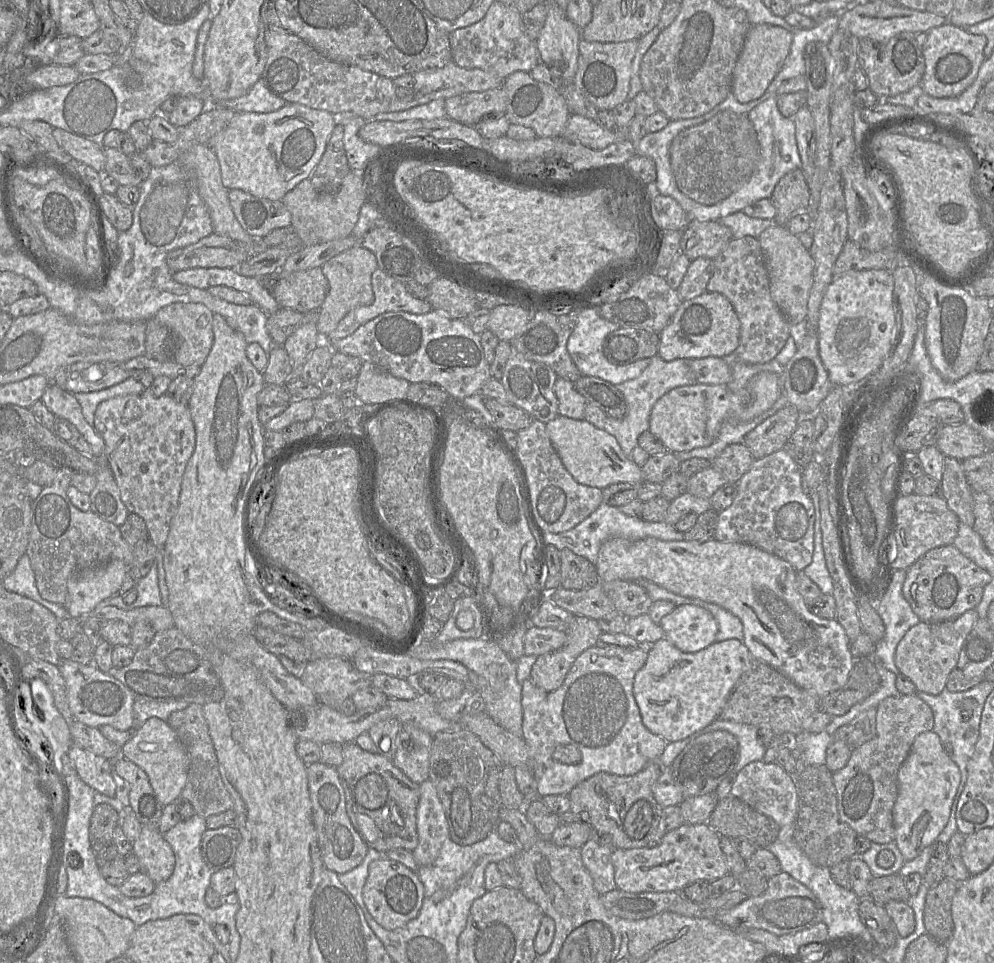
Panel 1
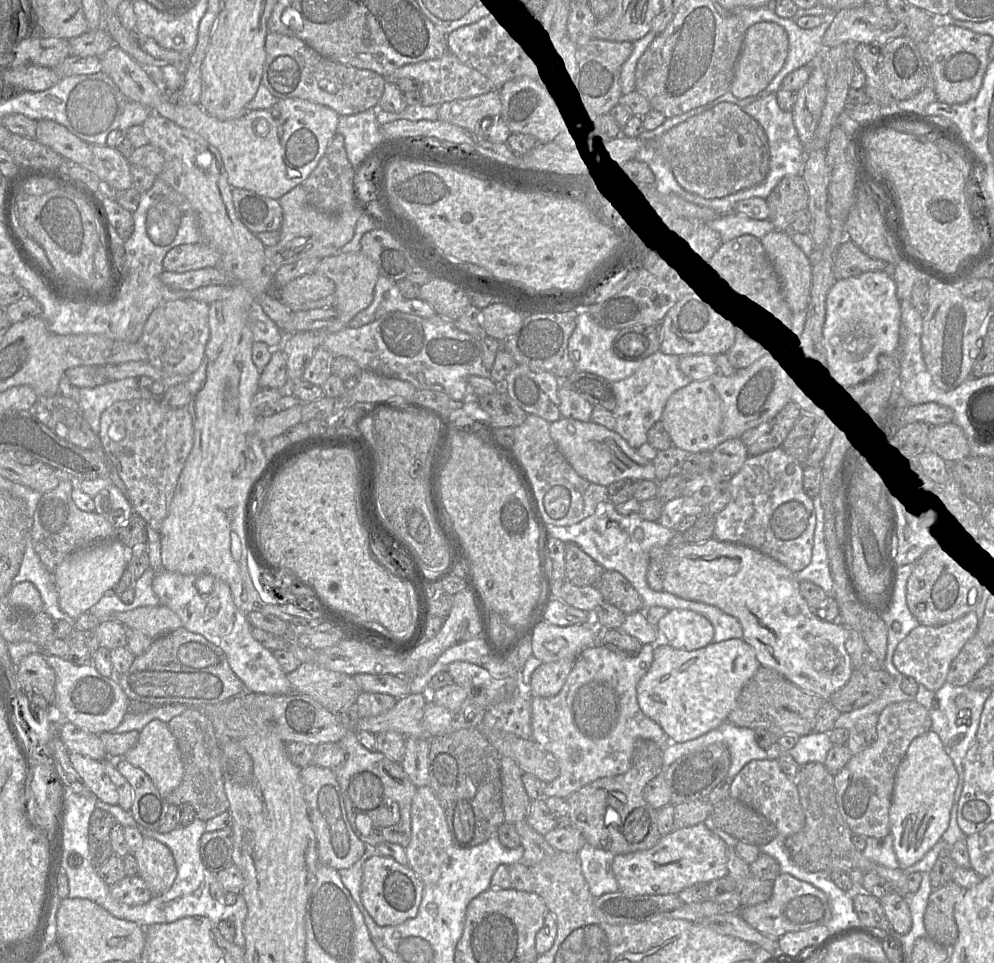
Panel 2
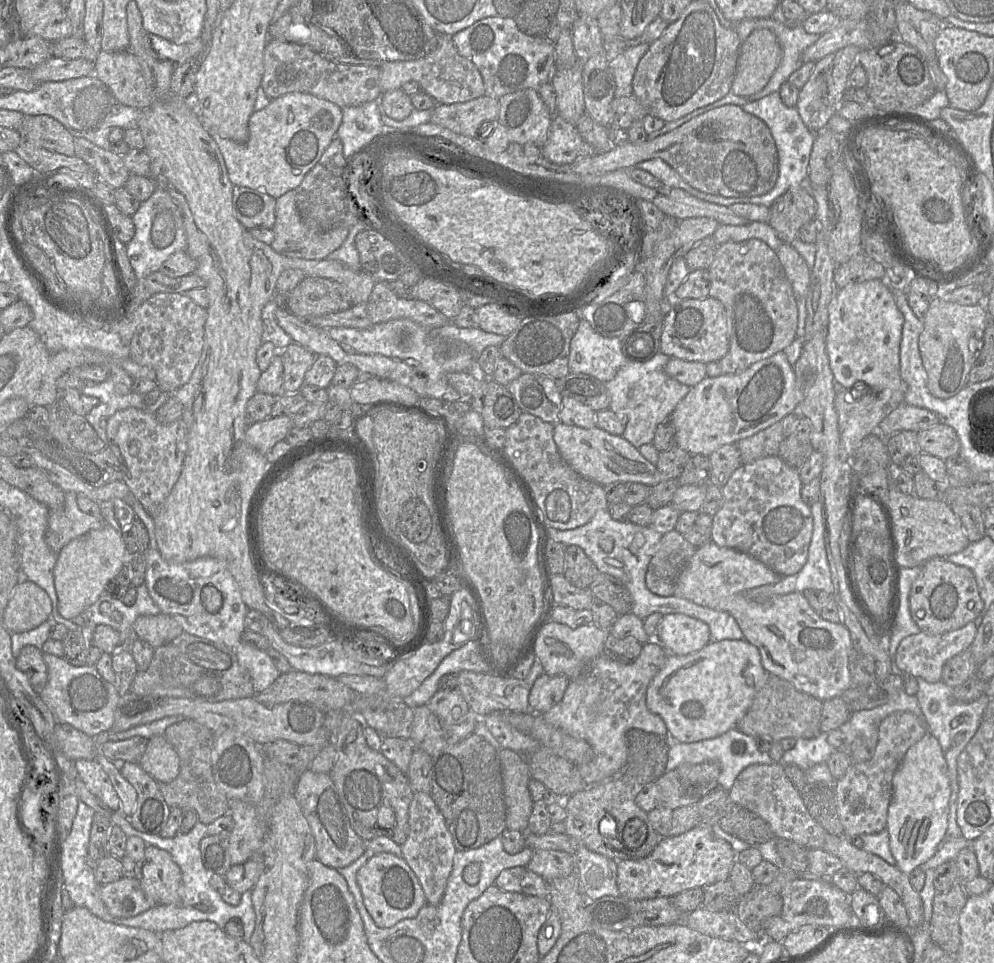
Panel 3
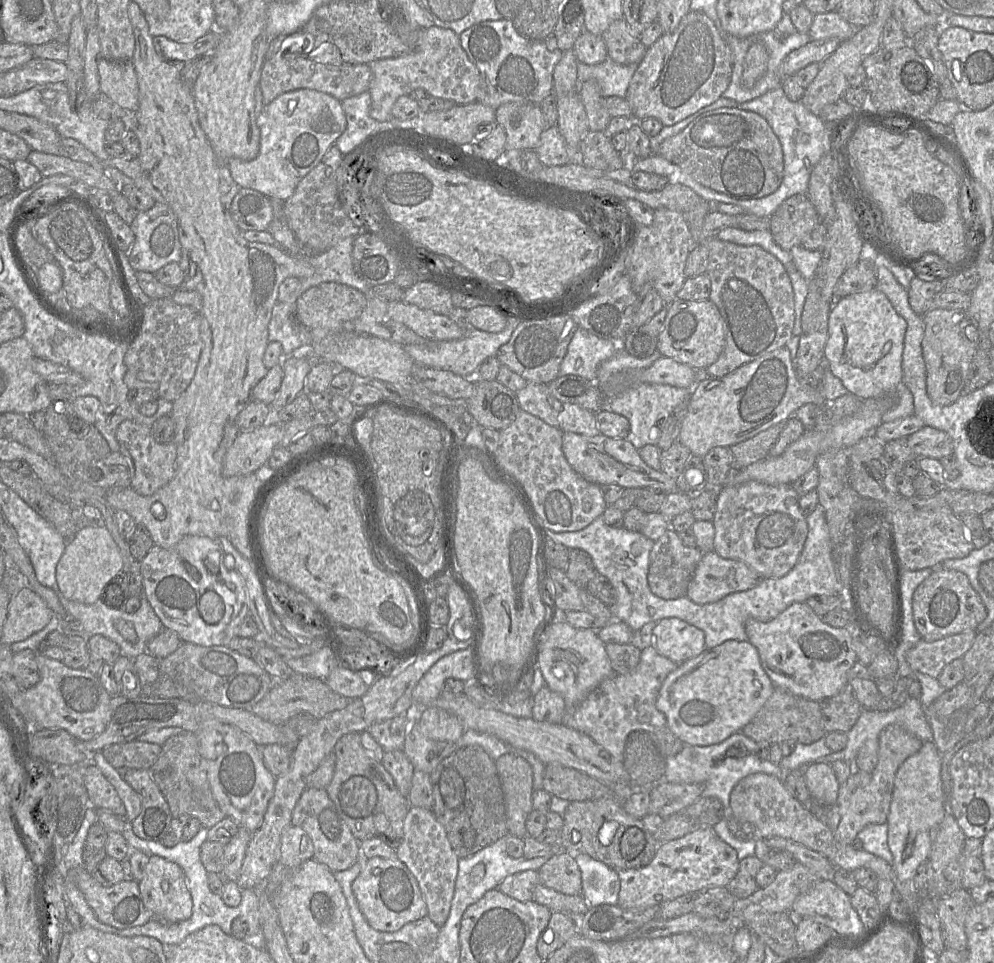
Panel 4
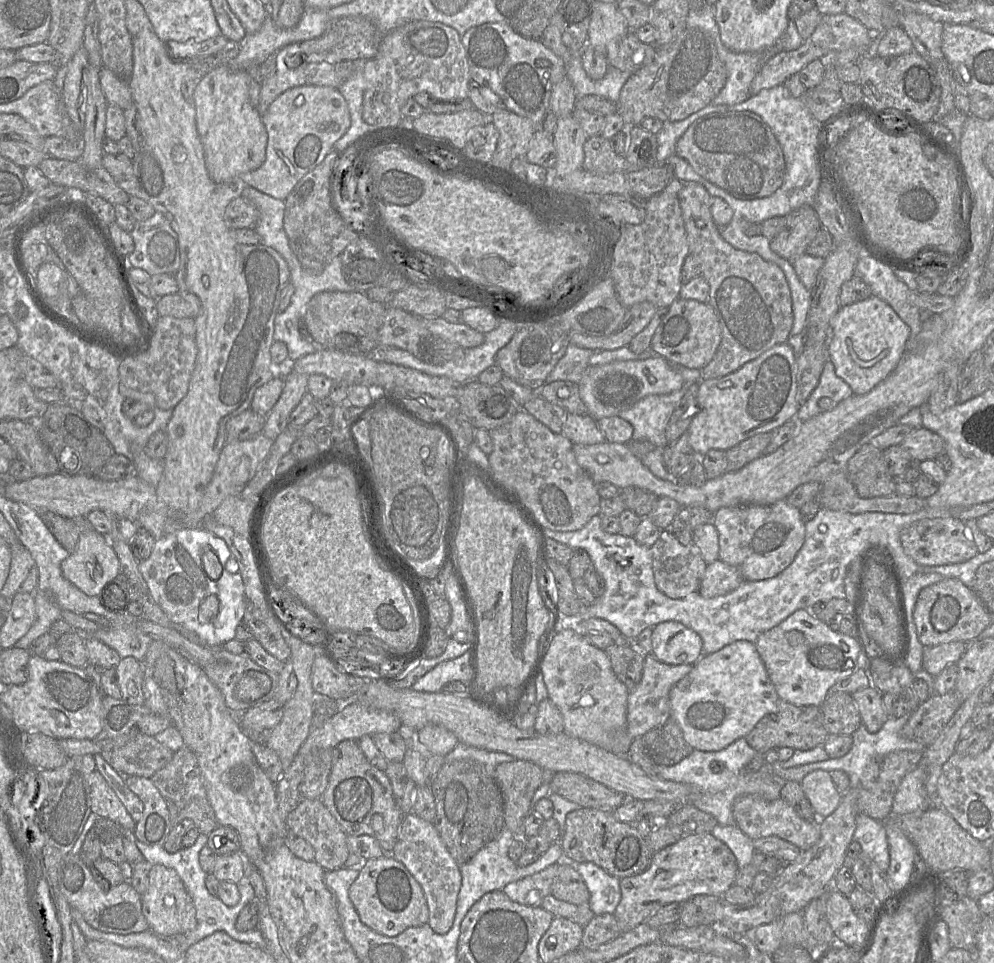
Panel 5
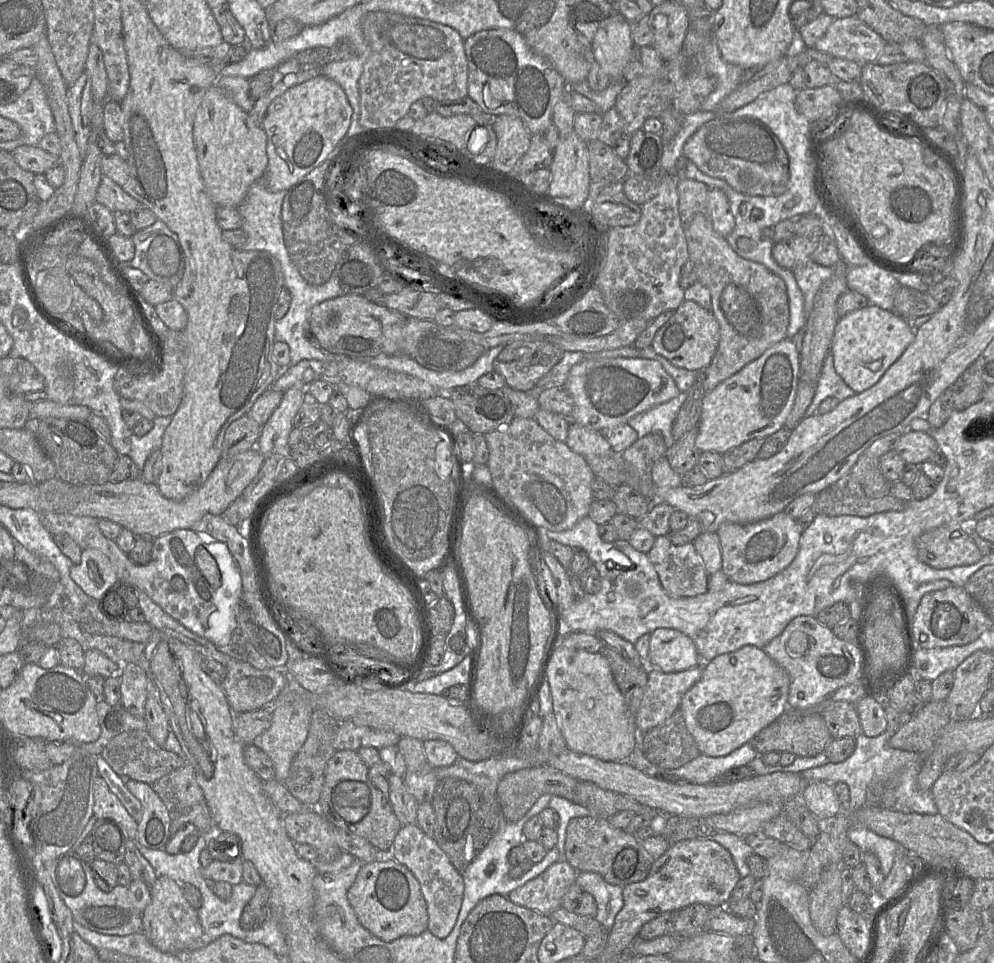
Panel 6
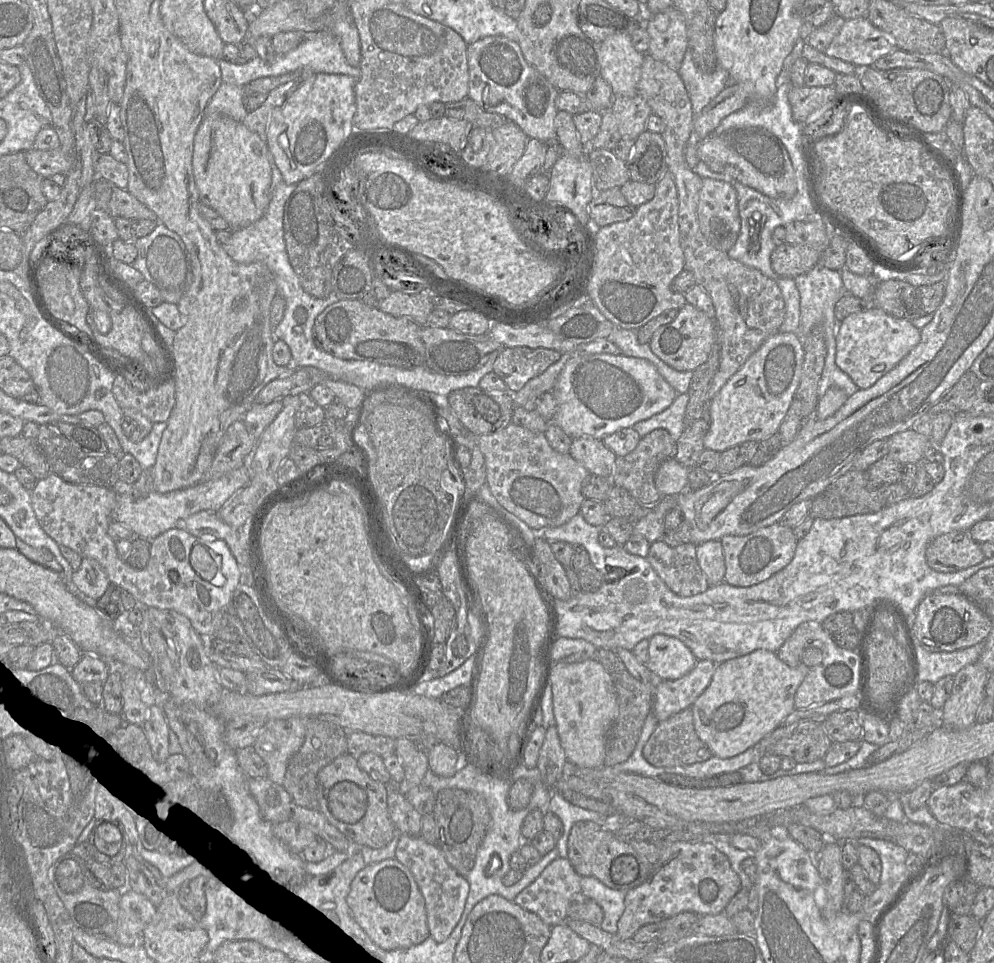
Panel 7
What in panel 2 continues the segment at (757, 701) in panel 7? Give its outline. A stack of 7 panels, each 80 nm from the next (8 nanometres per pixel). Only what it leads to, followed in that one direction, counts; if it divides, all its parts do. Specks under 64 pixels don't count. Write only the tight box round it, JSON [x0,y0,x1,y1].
[637,639,760,742]

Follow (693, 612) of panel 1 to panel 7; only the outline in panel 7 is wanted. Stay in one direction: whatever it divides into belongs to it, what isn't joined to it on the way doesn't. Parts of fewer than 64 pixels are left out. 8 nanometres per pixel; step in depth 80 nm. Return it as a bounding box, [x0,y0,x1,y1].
[647,634,697,680]

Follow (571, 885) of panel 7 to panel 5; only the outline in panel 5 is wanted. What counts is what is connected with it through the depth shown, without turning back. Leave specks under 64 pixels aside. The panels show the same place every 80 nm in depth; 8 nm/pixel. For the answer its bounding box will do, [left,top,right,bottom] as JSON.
[503,863,560,907]

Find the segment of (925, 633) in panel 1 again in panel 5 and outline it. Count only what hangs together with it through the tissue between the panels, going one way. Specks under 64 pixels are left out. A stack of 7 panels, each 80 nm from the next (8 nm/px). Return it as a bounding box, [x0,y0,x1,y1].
[922,641,967,676]

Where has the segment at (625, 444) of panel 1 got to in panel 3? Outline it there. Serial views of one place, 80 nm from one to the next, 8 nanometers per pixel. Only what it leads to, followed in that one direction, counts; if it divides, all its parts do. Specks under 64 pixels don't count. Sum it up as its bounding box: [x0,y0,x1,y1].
[606,351,691,449]

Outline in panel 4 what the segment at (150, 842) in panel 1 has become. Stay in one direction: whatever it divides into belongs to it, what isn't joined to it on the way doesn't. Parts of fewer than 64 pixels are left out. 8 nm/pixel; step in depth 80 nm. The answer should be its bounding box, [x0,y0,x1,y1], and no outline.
[138,855,193,924]

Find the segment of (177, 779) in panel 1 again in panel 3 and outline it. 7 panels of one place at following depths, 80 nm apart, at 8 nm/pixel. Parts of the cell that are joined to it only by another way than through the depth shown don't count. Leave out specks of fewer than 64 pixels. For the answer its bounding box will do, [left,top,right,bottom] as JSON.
[138,735,179,783]

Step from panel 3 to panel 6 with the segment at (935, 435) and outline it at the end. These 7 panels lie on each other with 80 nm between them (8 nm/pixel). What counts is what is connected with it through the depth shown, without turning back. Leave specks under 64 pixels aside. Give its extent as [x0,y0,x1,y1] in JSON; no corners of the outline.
[894,430,938,465]

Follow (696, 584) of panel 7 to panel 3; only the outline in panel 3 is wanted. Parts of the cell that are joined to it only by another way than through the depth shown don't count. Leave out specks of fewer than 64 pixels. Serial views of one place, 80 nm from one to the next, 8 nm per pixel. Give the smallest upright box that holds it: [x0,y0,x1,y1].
[647,529,696,596]

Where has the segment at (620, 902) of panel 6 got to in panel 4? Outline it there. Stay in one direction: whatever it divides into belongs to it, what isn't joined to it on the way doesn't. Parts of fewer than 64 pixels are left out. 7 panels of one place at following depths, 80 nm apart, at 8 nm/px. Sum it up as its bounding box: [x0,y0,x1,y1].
[575,854,620,907]

